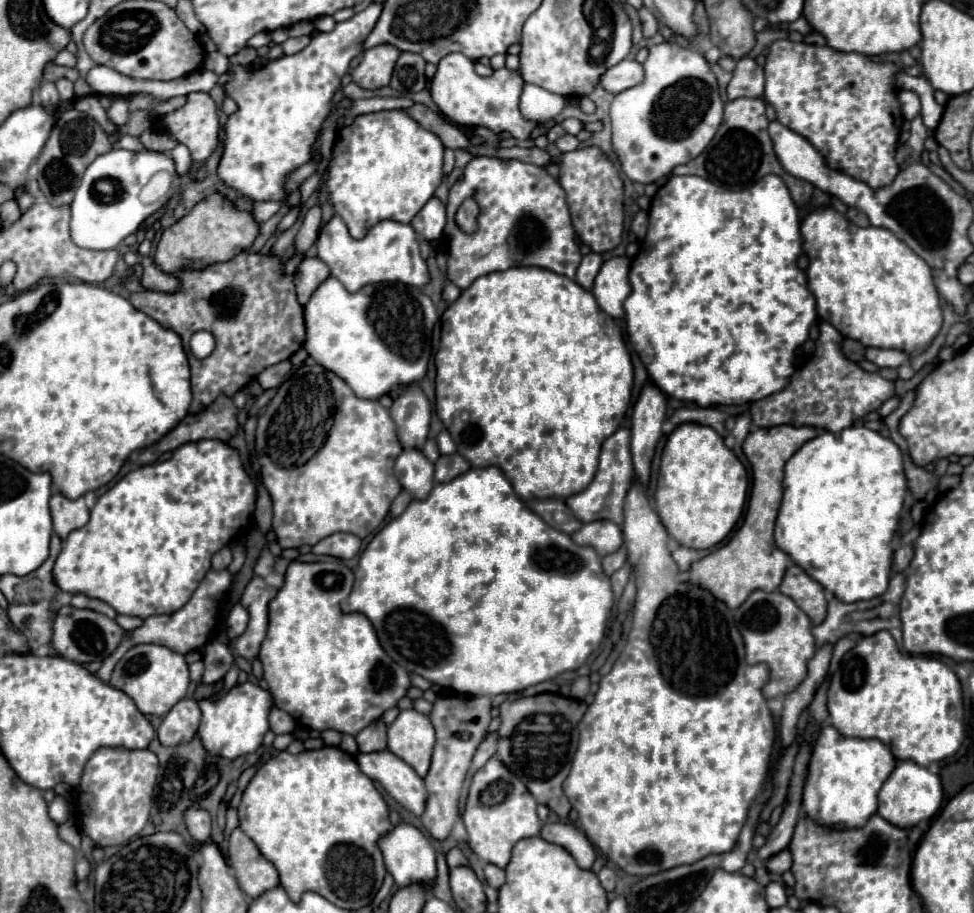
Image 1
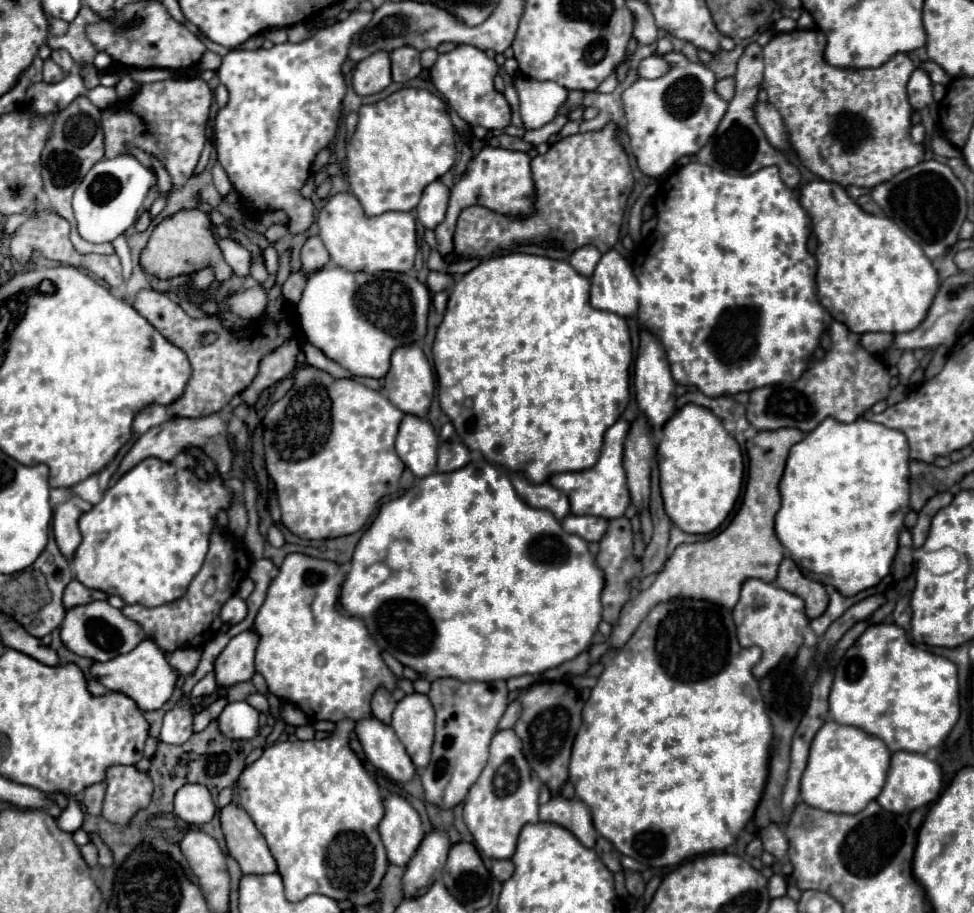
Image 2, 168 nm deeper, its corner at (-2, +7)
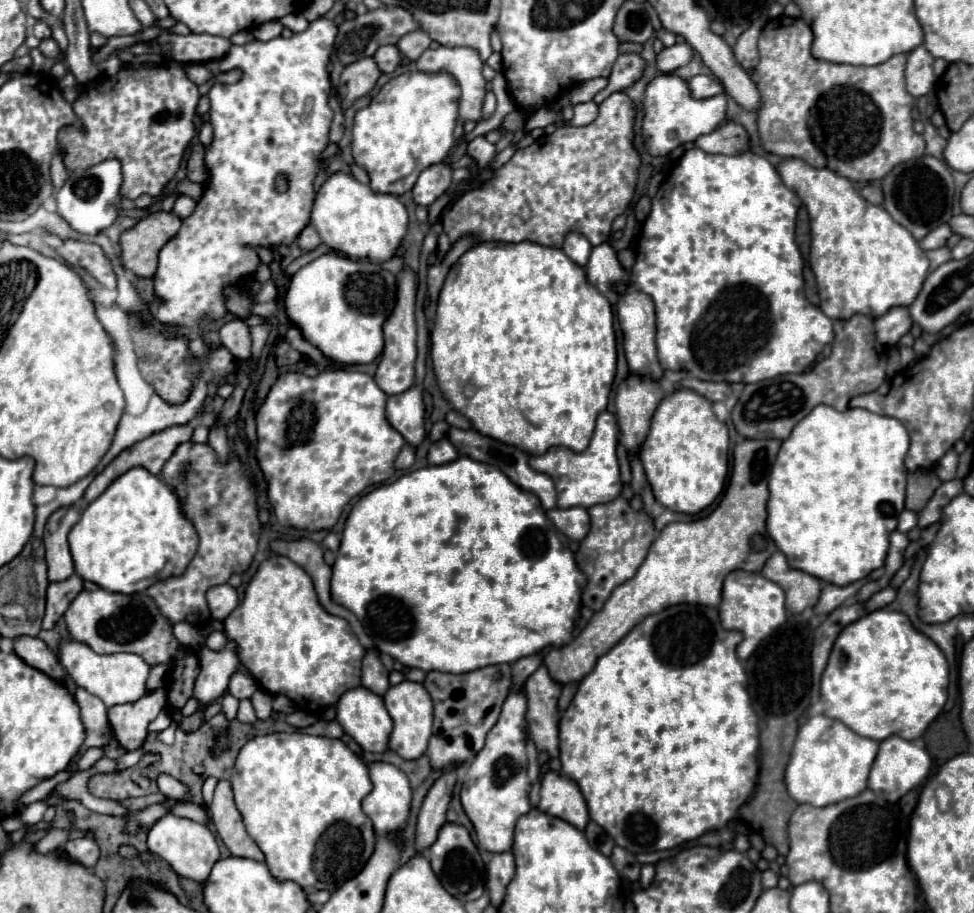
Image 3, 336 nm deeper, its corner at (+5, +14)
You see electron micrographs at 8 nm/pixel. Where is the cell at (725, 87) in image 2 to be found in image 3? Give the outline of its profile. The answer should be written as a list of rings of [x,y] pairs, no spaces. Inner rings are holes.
[[[693,76],[689,80],[689,90],[691,90],[691,96],[701,100],[701,98],[711,98],[715,94],[721,94],[723,92],[723,86],[713,80],[711,76]]]

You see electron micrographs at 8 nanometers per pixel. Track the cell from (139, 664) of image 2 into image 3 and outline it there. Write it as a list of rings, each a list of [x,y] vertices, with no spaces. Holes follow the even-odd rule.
[[[61,640],[57,646],[57,658],[67,668],[69,676],[75,680],[75,684],[85,688],[87,692],[95,694],[97,698],[101,698],[107,708],[115,706],[115,704],[135,702],[147,694],[145,682],[147,682],[151,668],[137,654],[127,654],[127,652],[123,652],[123,654],[97,654],[83,642],[65,640],[65,646],[63,646],[63,640]]]

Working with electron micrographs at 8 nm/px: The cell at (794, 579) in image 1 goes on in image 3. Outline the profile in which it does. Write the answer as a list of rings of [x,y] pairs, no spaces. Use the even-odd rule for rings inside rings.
[[[775,552],[763,566],[761,574],[767,580],[773,580],[775,584],[779,584],[785,590],[785,608],[787,612],[799,614],[805,608],[815,606],[815,602],[819,600],[821,594],[821,584],[815,576],[795,570],[787,564],[785,554],[783,552]]]

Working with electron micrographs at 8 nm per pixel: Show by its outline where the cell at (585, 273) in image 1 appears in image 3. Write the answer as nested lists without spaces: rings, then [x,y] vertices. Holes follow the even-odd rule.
[[[569,232],[567,236],[565,236],[565,240],[563,240],[563,252],[573,260],[573,262],[577,262],[579,266],[585,266],[587,264],[587,260],[589,260],[589,254],[591,254],[591,244],[589,244],[589,240],[583,236],[583,234],[579,234],[579,232]]]

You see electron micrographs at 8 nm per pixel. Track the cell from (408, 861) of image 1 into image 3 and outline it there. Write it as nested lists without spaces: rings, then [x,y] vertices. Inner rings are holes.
[[[373,762],[369,764],[369,776],[373,782],[373,790],[363,798],[363,812],[371,818],[377,834],[397,834],[405,828],[411,806],[411,788],[407,776],[393,764]]]

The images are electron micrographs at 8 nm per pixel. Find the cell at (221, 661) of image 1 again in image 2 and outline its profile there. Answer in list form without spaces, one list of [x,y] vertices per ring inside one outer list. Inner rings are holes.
[[[210,671],[210,673],[206,673],[206,675],[194,685],[194,689],[192,689],[192,693],[190,693],[190,701],[192,701],[192,703],[198,703],[204,695],[210,695],[216,687],[218,687],[216,675],[214,675],[214,671]]]

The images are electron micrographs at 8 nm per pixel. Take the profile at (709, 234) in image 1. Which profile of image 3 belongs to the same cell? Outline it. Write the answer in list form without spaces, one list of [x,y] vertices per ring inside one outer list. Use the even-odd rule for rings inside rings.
[[[689,148],[677,168],[671,172],[665,184],[653,198],[653,208],[647,220],[643,222],[643,240],[639,244],[637,262],[631,270],[631,278],[637,290],[649,294],[655,302],[657,312],[657,358],[663,370],[687,370],[699,380],[713,382],[761,382],[781,374],[801,374],[813,362],[815,356],[823,350],[825,344],[833,340],[833,320],[825,316],[817,306],[809,304],[803,292],[803,258],[795,244],[795,218],[801,200],[797,194],[787,188],[773,164],[755,152],[741,152],[737,156],[725,154],[707,154],[699,148]]]

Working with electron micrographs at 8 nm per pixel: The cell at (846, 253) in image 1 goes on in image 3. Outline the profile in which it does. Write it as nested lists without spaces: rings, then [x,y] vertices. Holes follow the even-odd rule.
[[[785,158],[777,164],[777,172],[783,178],[789,188],[797,192],[797,196],[807,206],[809,218],[811,218],[811,252],[809,262],[817,278],[819,286],[819,298],[821,298],[821,310],[829,318],[847,320],[853,314],[865,314],[871,318],[883,316],[893,306],[909,306],[917,292],[921,290],[921,284],[929,272],[929,260],[925,256],[925,250],[919,246],[919,242],[913,238],[909,230],[905,230],[901,224],[897,224],[883,206],[875,206],[867,202],[849,180],[843,176],[837,176],[829,168],[813,168],[801,158]]]

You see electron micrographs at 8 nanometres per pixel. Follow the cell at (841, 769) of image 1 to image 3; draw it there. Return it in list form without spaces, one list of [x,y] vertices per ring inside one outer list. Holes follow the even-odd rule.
[[[823,714],[809,716],[807,722],[799,728],[793,742],[793,750],[785,768],[785,784],[789,796],[797,804],[825,806],[845,800],[845,796],[857,796],[867,788],[869,768],[877,756],[879,742],[863,738],[847,728],[843,722],[827,718]]]

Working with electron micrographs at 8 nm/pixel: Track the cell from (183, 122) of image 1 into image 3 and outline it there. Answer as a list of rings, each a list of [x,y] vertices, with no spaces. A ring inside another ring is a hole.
[[[179,64],[153,66],[153,68],[151,68],[151,66],[143,66],[143,68],[137,68],[137,70],[135,70],[133,66],[123,66],[115,76],[101,74],[101,76],[95,78],[91,84],[87,84],[85,90],[83,90],[83,92],[77,96],[77,100],[73,102],[73,110],[75,110],[79,122],[81,122],[81,128],[77,128],[77,126],[63,126],[63,128],[59,130],[59,136],[57,136],[57,148],[59,148],[61,156],[63,156],[63,164],[65,164],[67,172],[73,172],[73,170],[79,170],[79,168],[81,168],[81,170],[87,170],[87,168],[91,168],[91,166],[95,166],[95,164],[99,164],[99,162],[103,162],[103,160],[107,160],[107,158],[115,158],[115,160],[121,162],[121,168],[123,168],[121,198],[135,200],[135,198],[139,198],[141,194],[149,194],[149,196],[157,198],[157,196],[163,192],[163,188],[175,178],[175,174],[177,174],[177,170],[179,170],[179,164],[181,164],[181,158],[183,158],[183,154],[185,154],[185,148],[189,146],[189,142],[191,142],[191,138],[193,138],[193,134],[195,134],[193,118],[195,118],[197,102],[199,102],[199,90],[197,90],[197,84],[193,84],[193,82],[187,78],[185,70],[183,70]]]

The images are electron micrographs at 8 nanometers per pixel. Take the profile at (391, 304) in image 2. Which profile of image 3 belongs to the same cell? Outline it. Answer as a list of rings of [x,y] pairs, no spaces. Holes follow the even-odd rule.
[[[325,254],[295,272],[285,294],[285,312],[289,320],[301,330],[303,338],[309,340],[315,348],[319,348],[327,358],[341,364],[369,364],[383,350],[383,322],[387,320],[395,304],[395,282],[395,274],[383,270],[377,262]]]

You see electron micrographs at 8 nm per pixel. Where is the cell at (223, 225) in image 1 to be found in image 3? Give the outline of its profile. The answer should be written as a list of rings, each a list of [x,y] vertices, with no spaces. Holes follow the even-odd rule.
[[[155,212],[149,214],[147,218],[139,220],[133,228],[121,232],[119,236],[119,246],[121,246],[121,262],[125,270],[131,270],[135,276],[141,278],[151,278],[157,270],[157,252],[165,246],[165,242],[169,242],[181,228],[181,220],[173,214],[173,212]]]

